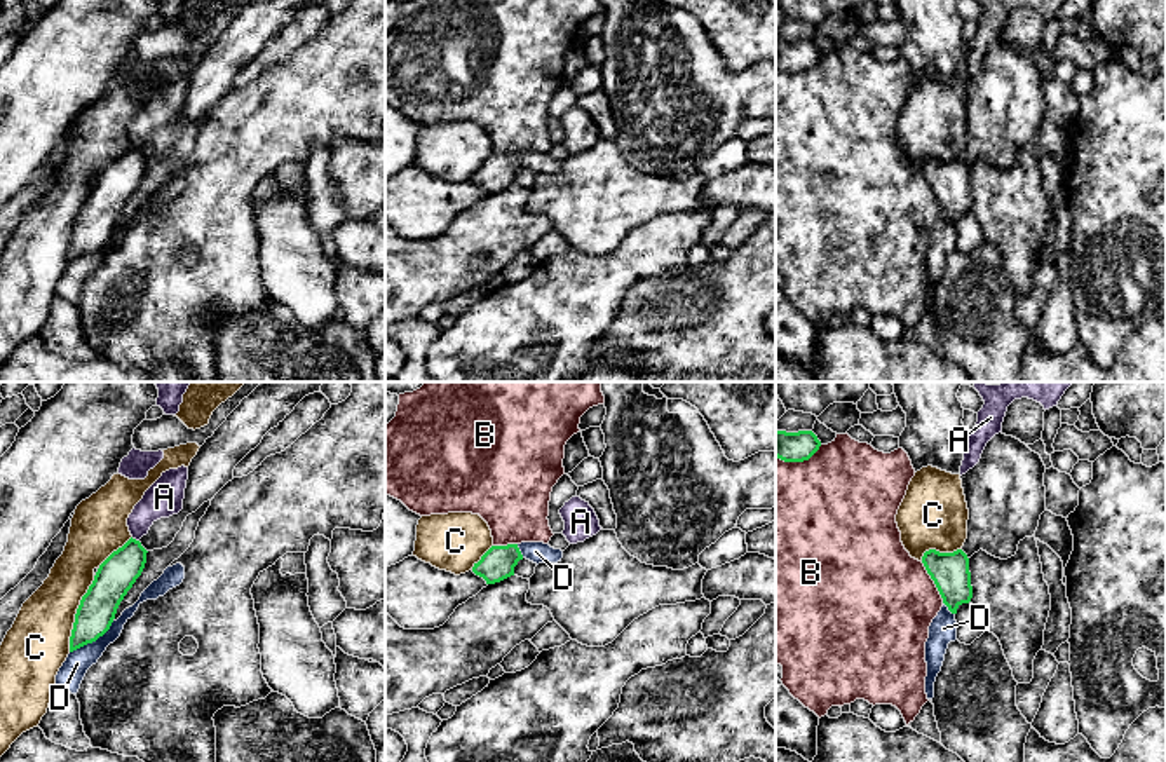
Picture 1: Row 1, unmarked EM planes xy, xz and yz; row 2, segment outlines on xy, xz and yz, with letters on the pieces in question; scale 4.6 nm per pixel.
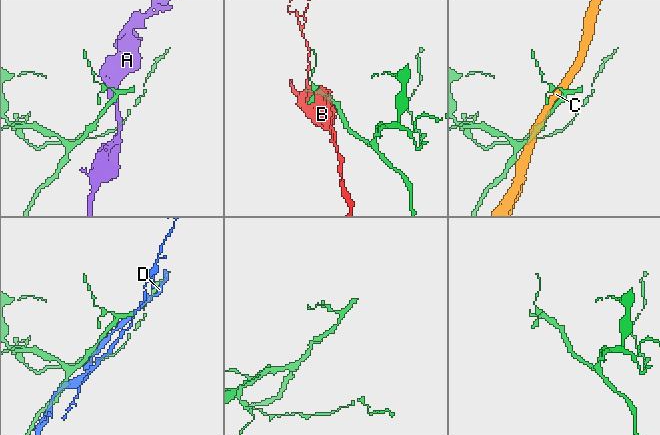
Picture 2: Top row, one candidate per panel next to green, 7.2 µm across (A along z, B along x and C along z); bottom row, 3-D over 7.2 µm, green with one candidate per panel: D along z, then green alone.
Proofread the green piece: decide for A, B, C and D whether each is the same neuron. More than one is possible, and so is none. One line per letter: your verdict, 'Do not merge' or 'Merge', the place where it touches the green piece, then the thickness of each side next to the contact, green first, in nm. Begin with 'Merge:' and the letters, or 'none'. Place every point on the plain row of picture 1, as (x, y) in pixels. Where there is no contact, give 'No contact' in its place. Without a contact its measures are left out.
Merge: none
A: Do not merge. Touches green at xy (135, 149). Thickness 180 nm (green) against 170 nm
B: Do not merge. Touches green at yz (935, 192). Thickness 180 nm (green) against 480 nm
C: Do not merge. Touches green at xy (75, 224). Thickness 170 nm (green) against 300 nm
D: Do not merge. Touches green at xy (93, 250). Thickness 170 nm (green) against 120 nm

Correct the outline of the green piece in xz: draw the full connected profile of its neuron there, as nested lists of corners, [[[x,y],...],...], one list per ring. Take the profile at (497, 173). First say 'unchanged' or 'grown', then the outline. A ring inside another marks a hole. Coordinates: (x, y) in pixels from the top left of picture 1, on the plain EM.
unchanged | [[[518,153],[491,155],[478,173],[474,173],[472,181],[486,190],[486,194],[500,192],[514,185],[514,176],[523,169]]]

